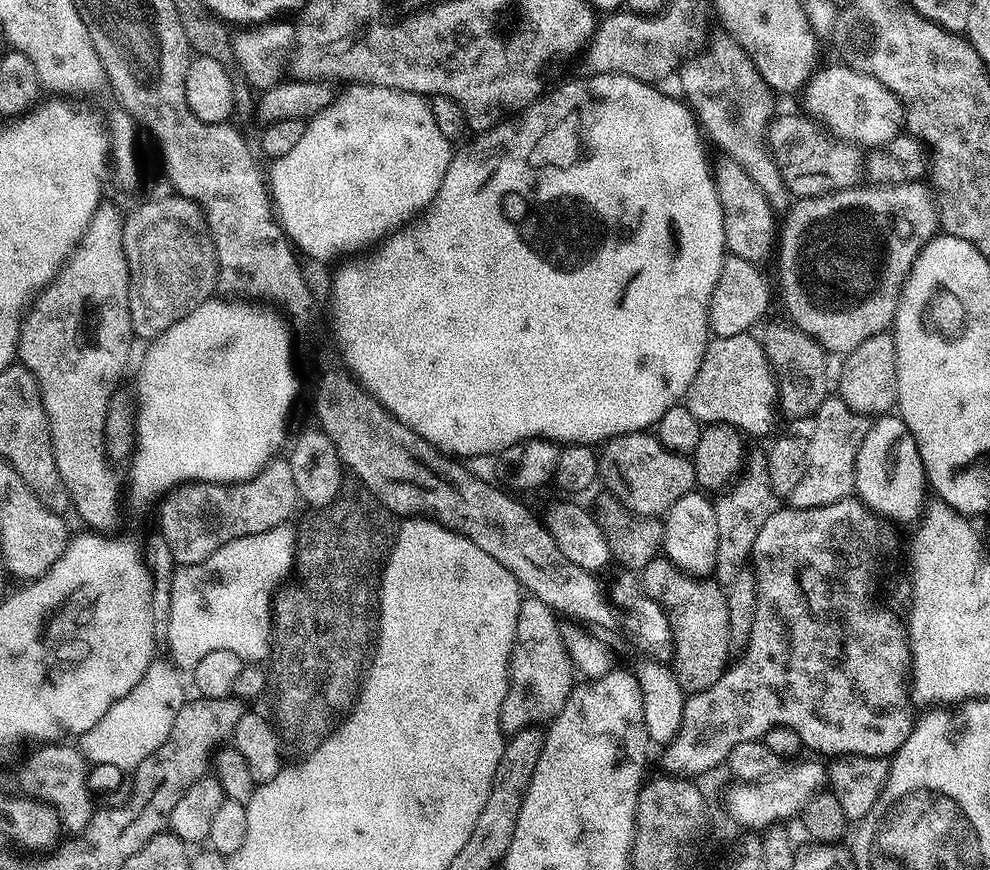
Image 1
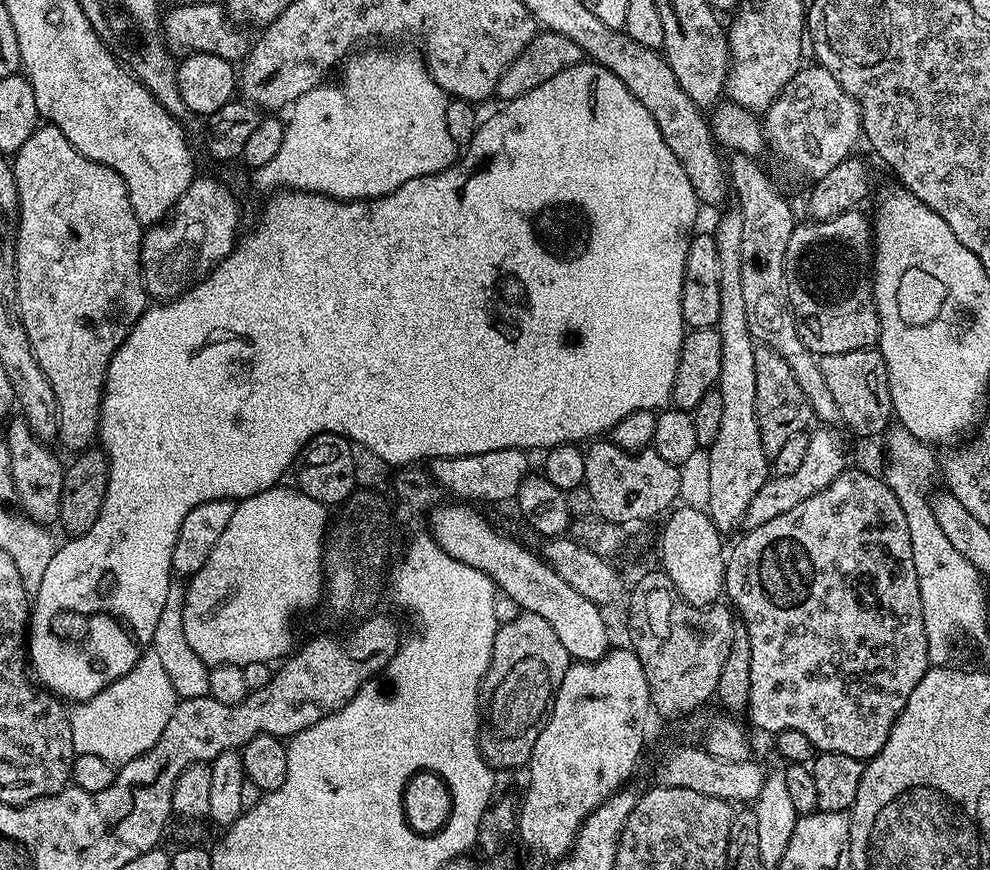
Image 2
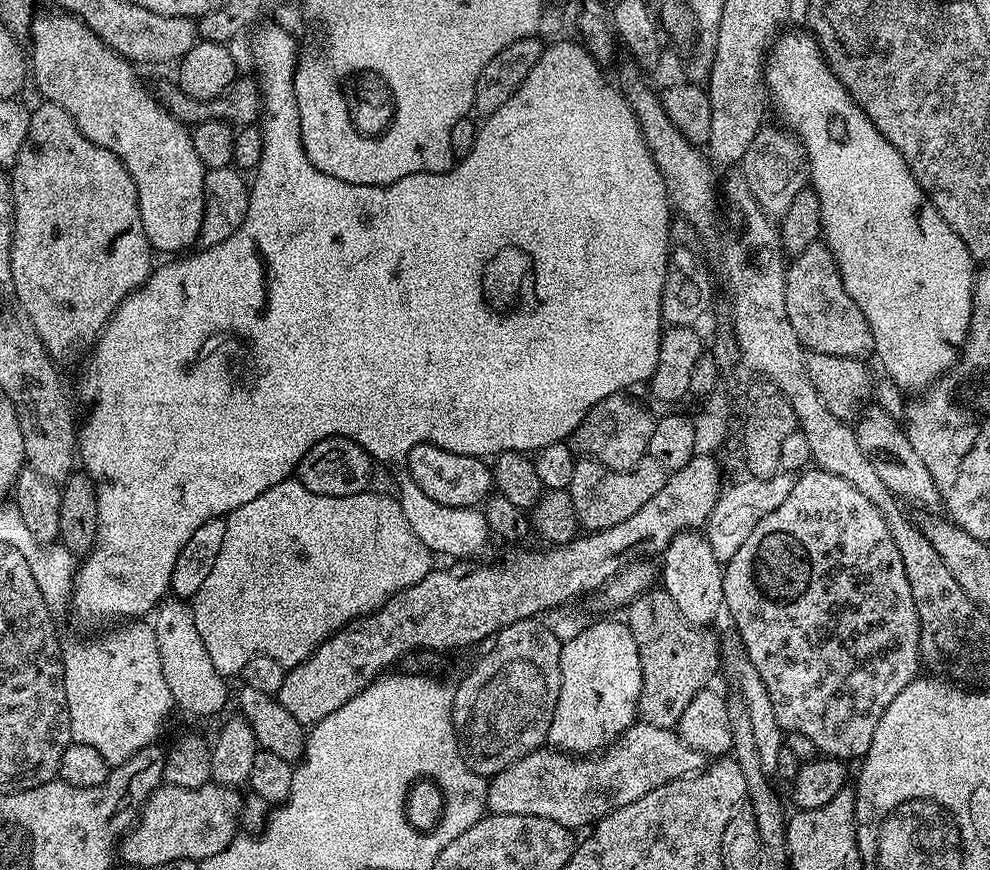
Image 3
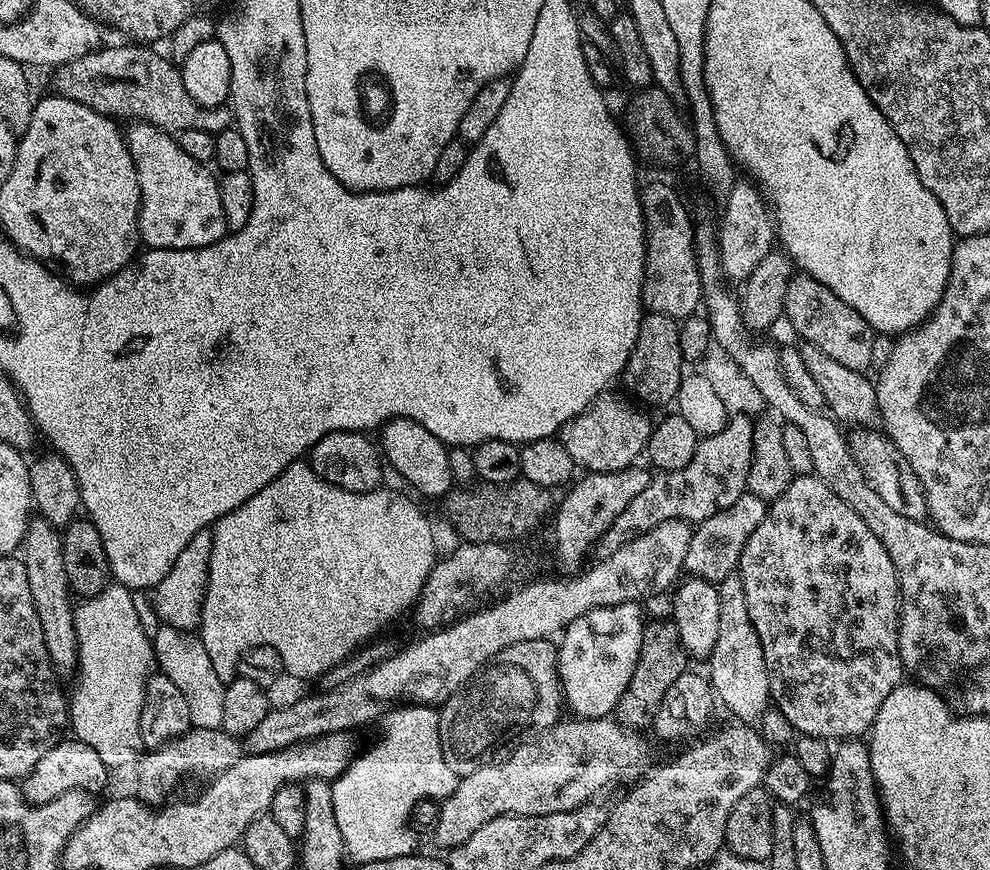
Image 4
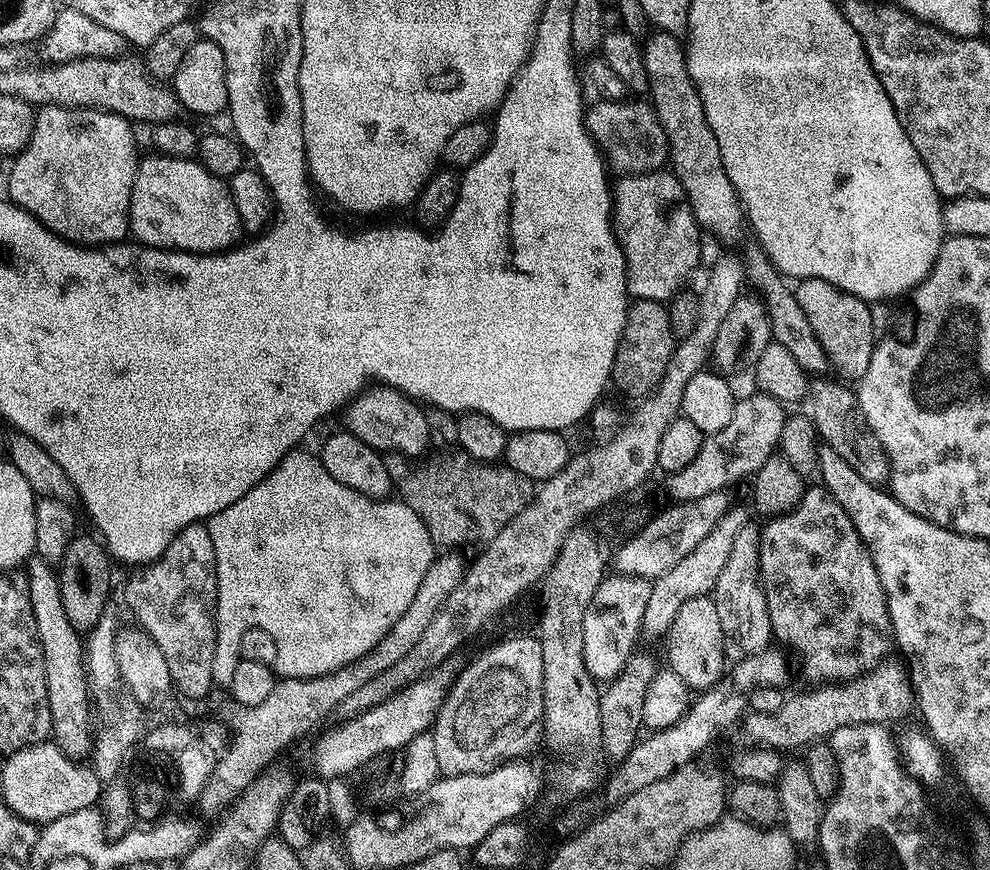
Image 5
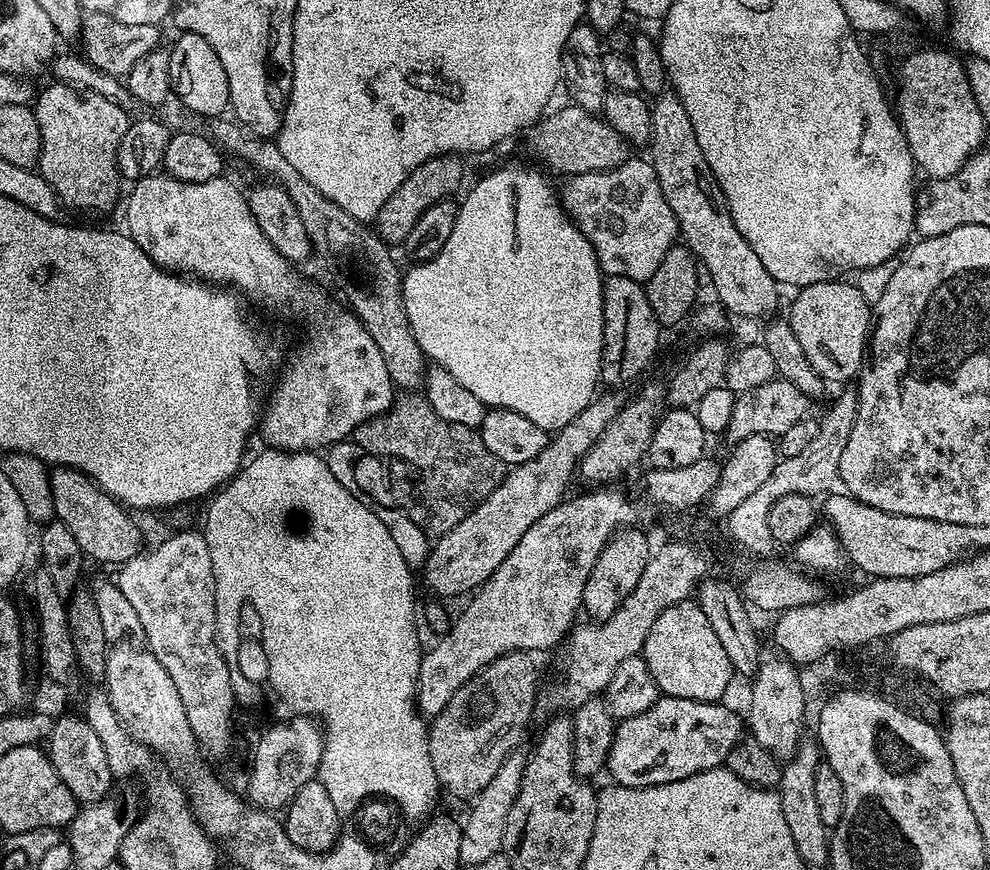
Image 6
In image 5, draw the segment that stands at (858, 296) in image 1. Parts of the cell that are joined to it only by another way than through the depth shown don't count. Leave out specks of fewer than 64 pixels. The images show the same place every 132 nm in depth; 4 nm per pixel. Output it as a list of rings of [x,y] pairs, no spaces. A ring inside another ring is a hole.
[[[825,280],[799,281],[794,291],[802,314],[806,314],[806,322],[810,322],[810,330],[814,330],[822,350],[828,355],[829,365],[837,368],[845,381],[858,382],[862,374],[866,374],[866,366],[870,366],[872,351],[878,343],[870,322],[869,301],[859,300],[854,294],[843,292]]]

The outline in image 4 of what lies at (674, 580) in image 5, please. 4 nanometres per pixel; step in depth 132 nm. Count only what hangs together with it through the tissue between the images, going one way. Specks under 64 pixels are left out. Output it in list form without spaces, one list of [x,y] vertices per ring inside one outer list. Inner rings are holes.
[[[745,491],[744,495],[734,502],[734,506],[726,506],[726,510],[716,512],[710,518],[699,521],[695,525],[690,538],[690,550],[686,550],[683,571],[689,577],[697,576],[719,585],[721,580],[733,575],[739,569],[740,555],[754,530],[768,513],[768,504],[754,493]]]

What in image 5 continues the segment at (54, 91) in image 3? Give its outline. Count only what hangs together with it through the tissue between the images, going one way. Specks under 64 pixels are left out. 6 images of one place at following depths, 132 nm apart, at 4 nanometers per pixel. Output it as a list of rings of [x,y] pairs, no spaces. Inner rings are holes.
[[[151,155],[145,160],[143,157],[136,166],[134,190],[130,194],[128,211],[128,227],[131,235],[139,243],[147,244],[149,248],[181,252],[211,254],[233,247],[241,239],[239,236],[242,236],[242,225],[238,210],[232,201],[229,185],[221,177],[205,170],[199,159],[179,160],[173,156]]]

